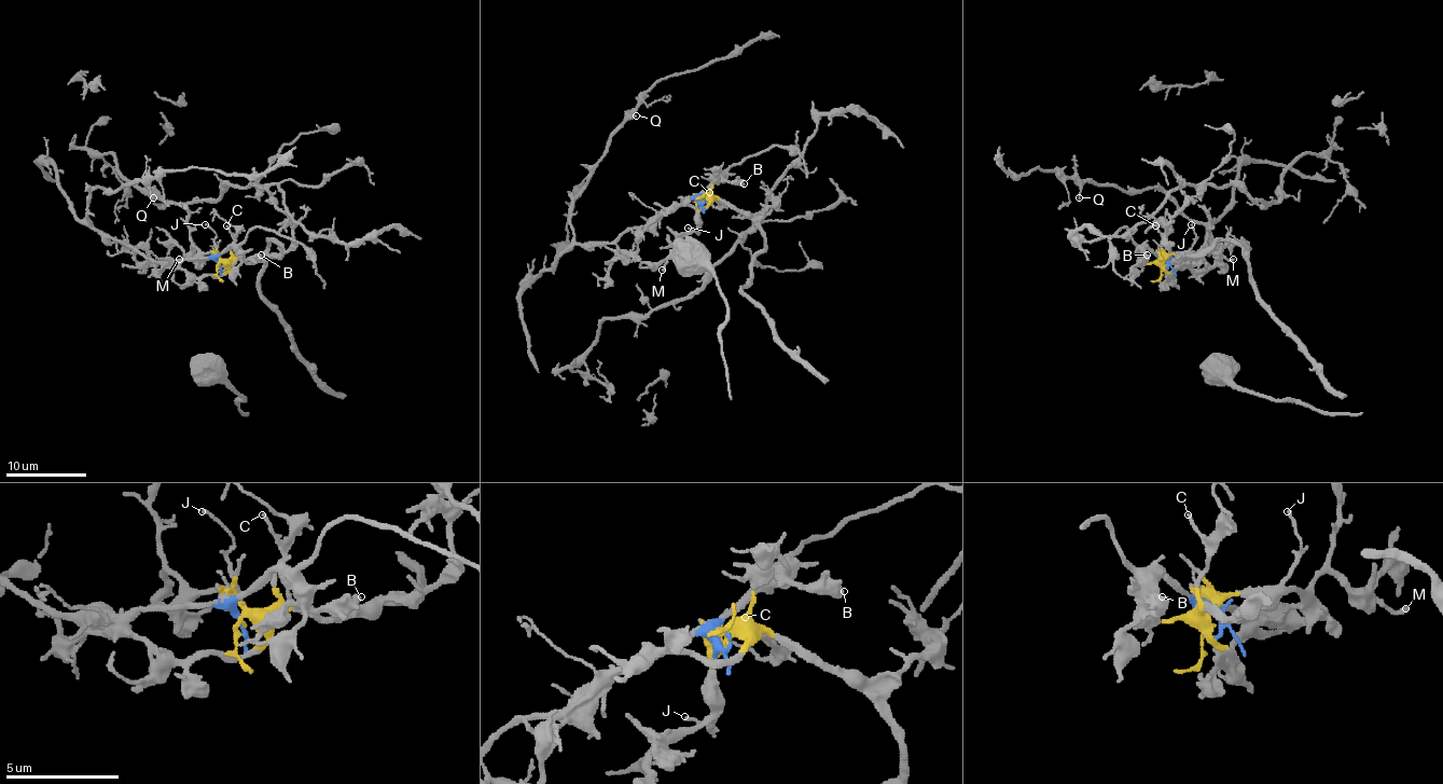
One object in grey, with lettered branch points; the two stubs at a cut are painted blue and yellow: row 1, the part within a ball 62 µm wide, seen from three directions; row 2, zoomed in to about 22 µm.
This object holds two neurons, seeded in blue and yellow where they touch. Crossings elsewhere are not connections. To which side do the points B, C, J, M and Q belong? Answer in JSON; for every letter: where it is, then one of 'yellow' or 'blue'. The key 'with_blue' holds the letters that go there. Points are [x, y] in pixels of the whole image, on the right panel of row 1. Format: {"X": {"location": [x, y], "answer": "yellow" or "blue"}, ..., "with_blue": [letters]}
{"B": {"location": [1147, 255], "answer": "yellow"}, "C": {"location": [1155, 225], "answer": "yellow"}, "J": {"location": [1191, 224], "answer": "yellow"}, "M": {"location": [1233, 259], "answer": "yellow"}, "Q": {"location": [1079, 197], "answer": "blue"}, "with_blue": ["Q"]}

